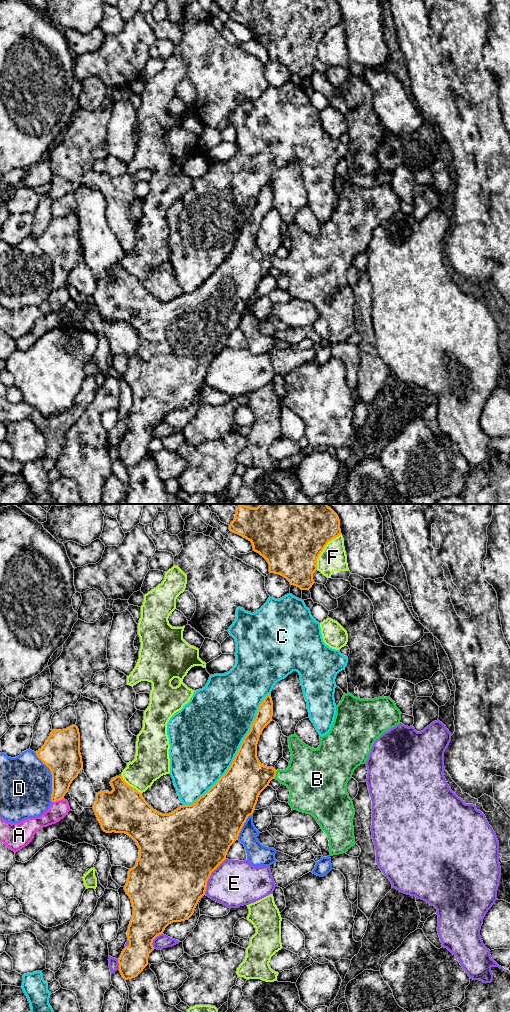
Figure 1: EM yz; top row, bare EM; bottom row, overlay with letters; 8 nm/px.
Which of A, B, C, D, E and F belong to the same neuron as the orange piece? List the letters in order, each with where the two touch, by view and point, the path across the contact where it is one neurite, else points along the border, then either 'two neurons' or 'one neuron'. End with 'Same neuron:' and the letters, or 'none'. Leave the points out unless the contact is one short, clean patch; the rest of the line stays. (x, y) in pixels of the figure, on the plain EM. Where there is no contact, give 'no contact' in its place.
A: contact yz (57, 288); two neurons
B: contact yz (275, 263); way yz (246, 266), (275, 263), (306, 265); one neuron
C: contact yz (236, 242); two neurons
D: contact yz (52, 265); two neurons
E: contact yz (210, 363); two neurons
F: contact yz (322, 38); two neurons
Same neuron: B

